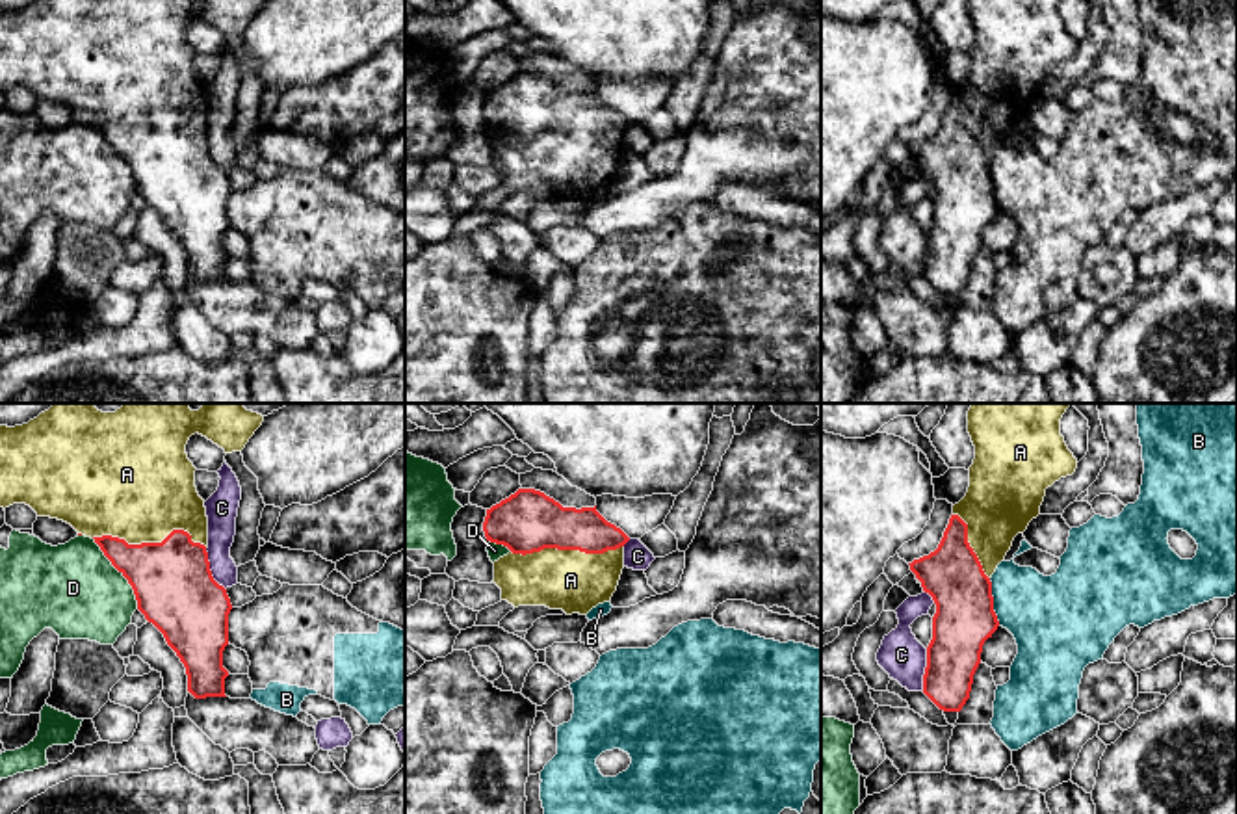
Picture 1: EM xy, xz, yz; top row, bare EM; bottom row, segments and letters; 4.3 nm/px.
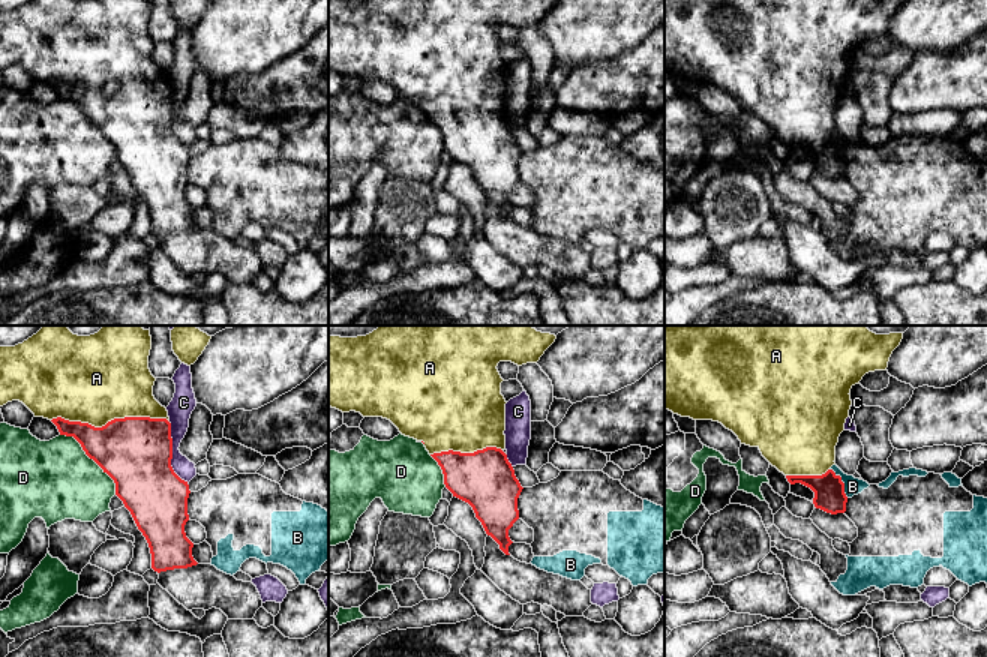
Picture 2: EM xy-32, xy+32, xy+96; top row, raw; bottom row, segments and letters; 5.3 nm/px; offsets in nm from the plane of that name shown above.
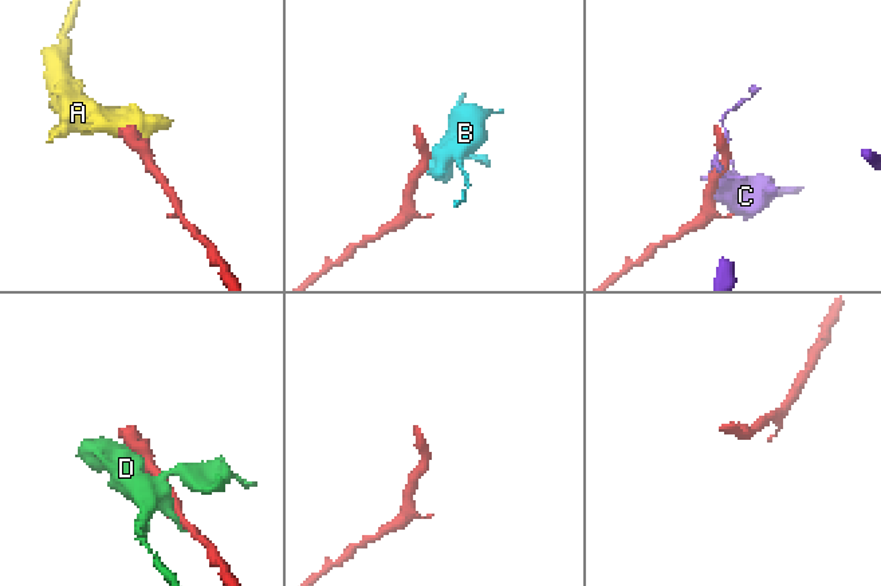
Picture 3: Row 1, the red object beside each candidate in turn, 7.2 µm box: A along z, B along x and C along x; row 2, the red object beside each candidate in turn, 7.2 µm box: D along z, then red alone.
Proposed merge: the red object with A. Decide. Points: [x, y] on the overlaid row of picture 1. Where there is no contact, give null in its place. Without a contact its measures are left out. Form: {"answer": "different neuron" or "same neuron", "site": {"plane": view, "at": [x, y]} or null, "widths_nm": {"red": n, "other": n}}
{"answer": "same neuron", "site": {"plane": "xy", "at": [151, 543]}, "widths_nm": {"red": 340, "other": 460}}

